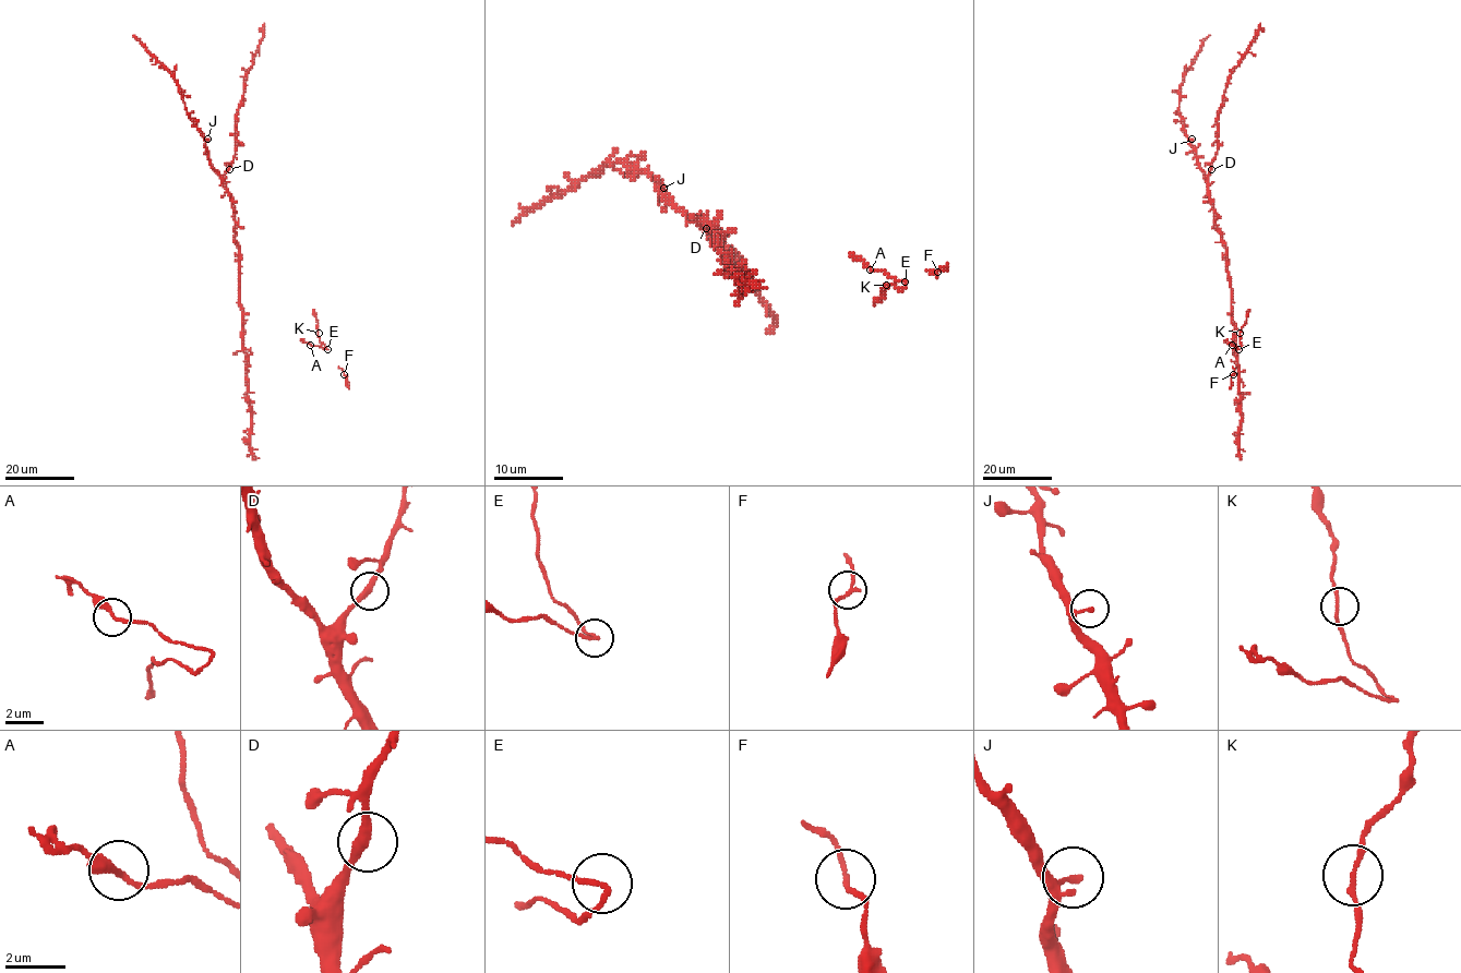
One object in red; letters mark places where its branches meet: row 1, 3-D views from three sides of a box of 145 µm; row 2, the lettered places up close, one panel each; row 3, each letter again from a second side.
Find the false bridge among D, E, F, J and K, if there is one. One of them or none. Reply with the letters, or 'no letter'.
E

